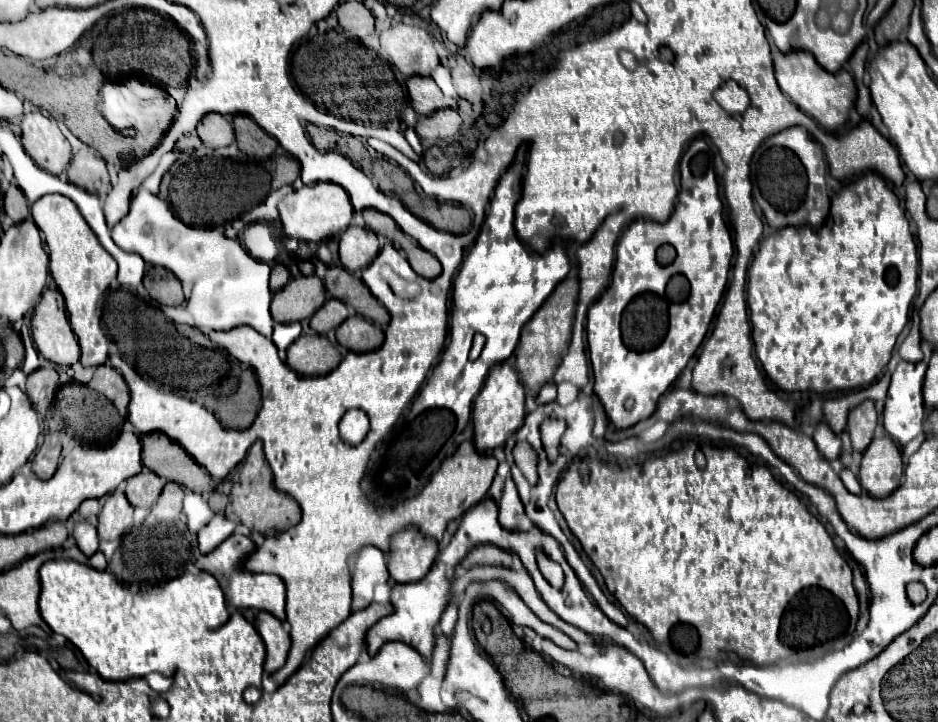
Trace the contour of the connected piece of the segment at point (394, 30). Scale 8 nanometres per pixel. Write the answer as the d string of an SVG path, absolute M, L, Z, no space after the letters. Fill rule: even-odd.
M403 22L391 24L379 36L383 50L387 52L391 64L403 76L429 76L431 70L439 64L433 38L427 30L419 26L407 26ZM423 60L427 60L423 64Z

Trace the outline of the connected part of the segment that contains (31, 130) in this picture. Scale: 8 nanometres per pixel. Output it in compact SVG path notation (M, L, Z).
M29 112L21 120L21 142L33 162L51 172L61 174L71 160L71 146L57 124L41 112Z

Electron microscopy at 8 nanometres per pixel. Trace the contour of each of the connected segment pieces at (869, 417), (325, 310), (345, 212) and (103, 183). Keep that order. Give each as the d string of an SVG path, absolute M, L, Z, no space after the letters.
M871 400L861 402L859 406L855 406L849 412L847 418L847 430L853 442L853 450L863 452L869 442L873 440L873 432L877 426L877 412L875 412L875 404Z
M331 298L313 314L313 318L309 320L309 326L317 334L327 334L329 330L335 330L347 316L349 316L347 304L337 298Z
M317 182L315 186L303 188L303 192L299 192L299 196L293 196L293 210L297 210L299 214L281 214L281 222L283 222L283 232L287 236L297 236L299 240L313 240L319 242L323 238L335 236L339 234L345 226L351 224L351 216L353 216L353 206L349 200L349 194L333 184L333 182Z
M83 148L73 154L73 160L67 168L67 178L75 186L81 186L87 192L99 194L101 198L111 188L105 162L97 158L89 148Z

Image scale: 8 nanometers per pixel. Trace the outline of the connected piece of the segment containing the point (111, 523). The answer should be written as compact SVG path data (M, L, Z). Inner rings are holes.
M115 490L109 494L107 502L103 504L103 510L99 514L99 538L101 540L115 540L119 538L127 528L133 524L133 506L127 500L125 492Z

